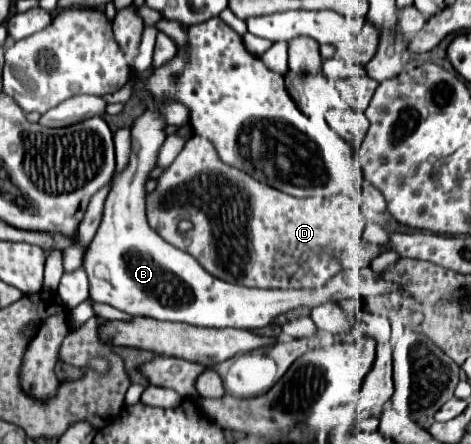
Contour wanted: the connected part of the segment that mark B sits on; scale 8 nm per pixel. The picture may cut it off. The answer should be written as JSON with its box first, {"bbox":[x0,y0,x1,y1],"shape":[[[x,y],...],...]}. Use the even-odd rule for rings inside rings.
{"bbox":[84,107,354,329],"shape":[[[156,107],[146,109],[132,125],[132,155],[128,165],[114,175],[110,193],[104,201],[102,221],[94,235],[94,239],[88,243],[88,249],[84,253],[84,271],[88,275],[90,283],[90,299],[98,303],[108,303],[128,315],[144,315],[160,321],[180,321],[190,323],[198,327],[238,327],[238,329],[260,329],[270,325],[278,315],[288,313],[298,307],[316,307],[326,301],[342,301],[352,299],[354,291],[346,281],[344,273],[334,275],[326,285],[316,289],[250,289],[242,285],[226,283],[208,271],[188,253],[180,251],[178,247],[166,243],[150,225],[146,219],[146,181],[152,169],[156,169],[160,147],[166,139],[166,119]]]}

